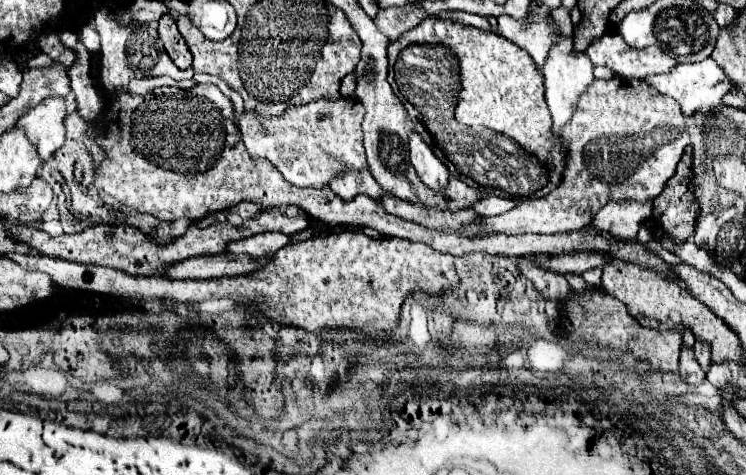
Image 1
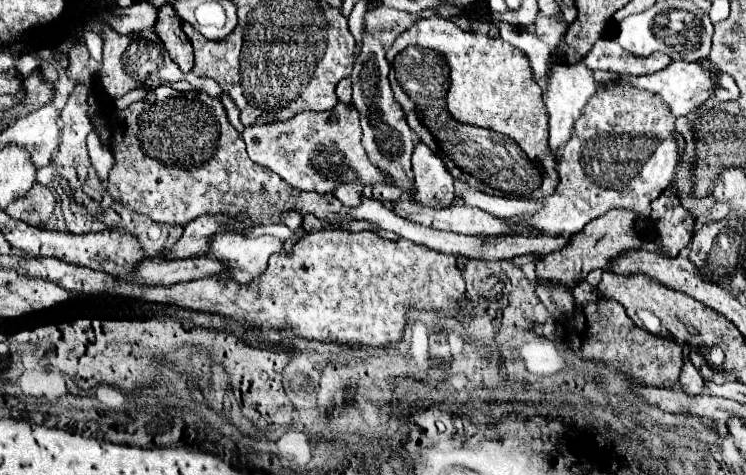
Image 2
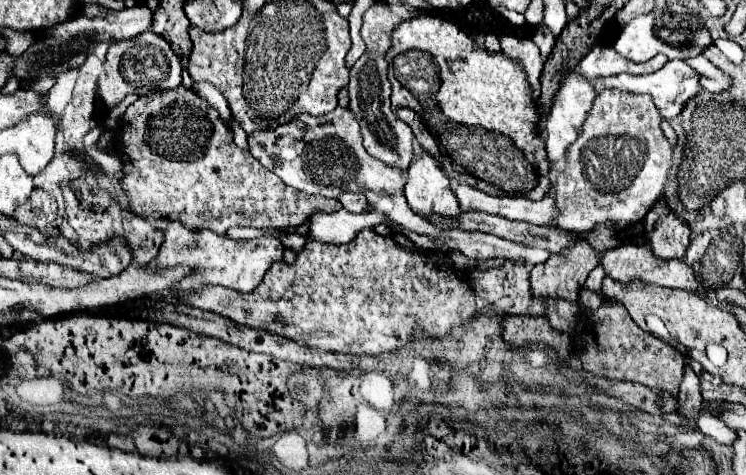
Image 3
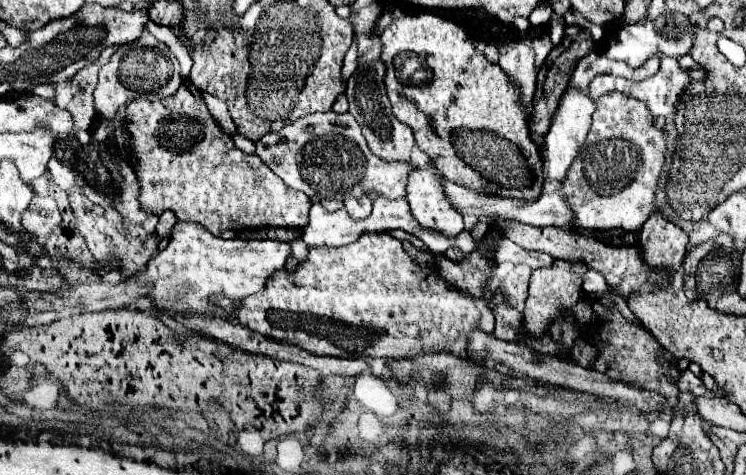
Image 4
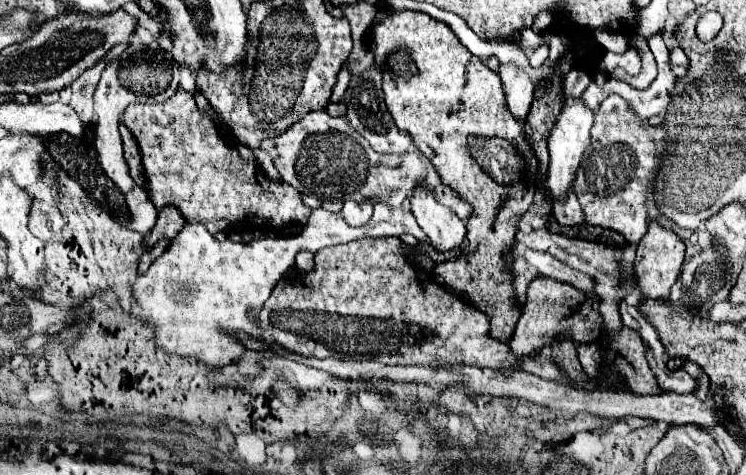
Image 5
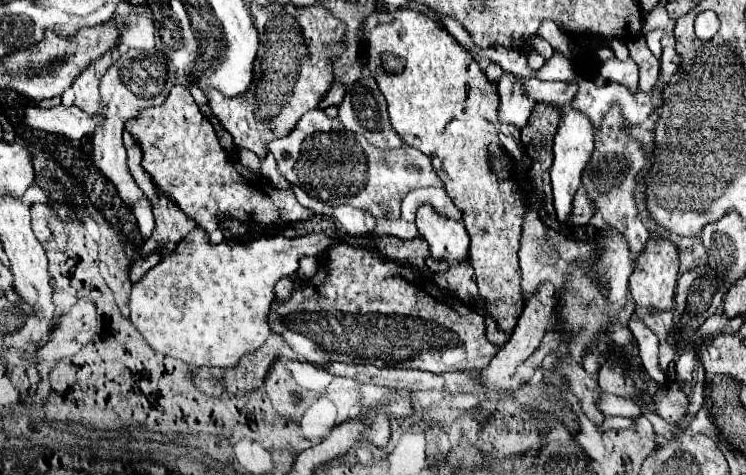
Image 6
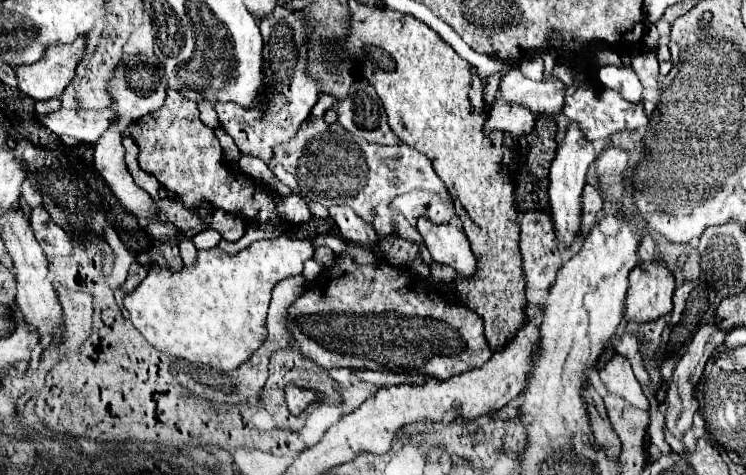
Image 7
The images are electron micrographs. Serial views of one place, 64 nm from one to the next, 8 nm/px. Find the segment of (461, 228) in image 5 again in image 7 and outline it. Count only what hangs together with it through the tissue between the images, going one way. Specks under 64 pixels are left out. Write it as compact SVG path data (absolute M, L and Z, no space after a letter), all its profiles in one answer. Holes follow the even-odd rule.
M420 218L416 228L438 264L452 266L460 278L472 278L476 274L476 258L460 228L450 224L432 224L424 218Z

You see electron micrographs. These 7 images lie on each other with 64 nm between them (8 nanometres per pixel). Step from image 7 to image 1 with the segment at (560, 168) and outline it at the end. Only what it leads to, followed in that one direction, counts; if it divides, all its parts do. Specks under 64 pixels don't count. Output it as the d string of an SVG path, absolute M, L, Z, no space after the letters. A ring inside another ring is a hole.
M560 38L554 48L550 50L546 64L542 68L544 74L544 86L546 86L546 104L552 114L552 132L556 138L562 136L564 126L576 112L576 104L580 96L588 90L588 84L592 84L594 74L592 74L592 62L588 60L586 54L574 54L572 50L572 38Z

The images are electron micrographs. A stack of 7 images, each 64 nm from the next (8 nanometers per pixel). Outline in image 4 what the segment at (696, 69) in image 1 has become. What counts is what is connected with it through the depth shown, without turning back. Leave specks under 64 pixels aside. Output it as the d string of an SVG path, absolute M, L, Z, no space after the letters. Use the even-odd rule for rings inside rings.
M662 52L658 54L658 58L660 58L660 70L658 70L656 76L652 76L652 78L640 82L640 84L630 82L630 80L624 80L624 78L616 78L616 76L596 76L596 78L590 82L590 86L588 86L588 96L592 96L592 100L596 102L604 92L618 90L618 92L622 92L622 94L626 94L626 96L632 96L632 98L644 102L644 104L648 106L648 110L652 112L652 116L664 116L664 118L666 118L666 116L674 114L674 104L676 104L676 100L680 98L682 90L690 84L690 76L678 66L678 60L676 60L676 58L666 56L666 54L662 54Z

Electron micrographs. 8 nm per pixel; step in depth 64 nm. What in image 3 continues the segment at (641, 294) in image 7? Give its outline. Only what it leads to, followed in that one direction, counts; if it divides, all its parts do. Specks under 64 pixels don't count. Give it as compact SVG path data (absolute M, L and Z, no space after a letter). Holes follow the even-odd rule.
M658 202L644 218L646 238L652 254L660 260L682 258L690 244L690 228L676 218L664 202Z

